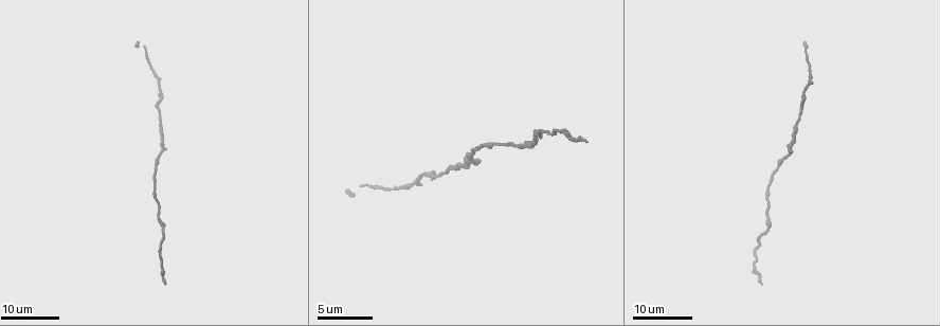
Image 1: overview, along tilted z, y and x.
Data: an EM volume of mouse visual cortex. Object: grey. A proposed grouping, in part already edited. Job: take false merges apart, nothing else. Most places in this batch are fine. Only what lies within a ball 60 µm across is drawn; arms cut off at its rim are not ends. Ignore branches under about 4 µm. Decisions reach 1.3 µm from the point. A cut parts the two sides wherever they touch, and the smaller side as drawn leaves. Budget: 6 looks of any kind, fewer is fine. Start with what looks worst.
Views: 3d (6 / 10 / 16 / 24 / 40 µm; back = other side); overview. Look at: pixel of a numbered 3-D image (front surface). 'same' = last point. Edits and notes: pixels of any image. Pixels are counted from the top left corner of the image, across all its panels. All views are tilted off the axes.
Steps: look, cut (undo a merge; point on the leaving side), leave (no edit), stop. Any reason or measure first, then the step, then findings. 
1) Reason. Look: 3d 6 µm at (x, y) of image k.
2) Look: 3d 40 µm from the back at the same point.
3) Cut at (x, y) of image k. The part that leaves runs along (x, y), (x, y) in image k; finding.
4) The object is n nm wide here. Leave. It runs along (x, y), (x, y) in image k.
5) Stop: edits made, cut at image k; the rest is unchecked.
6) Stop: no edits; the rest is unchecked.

Thick turns thin. Look: 3d 16 µm at (155, 201) of image 1.

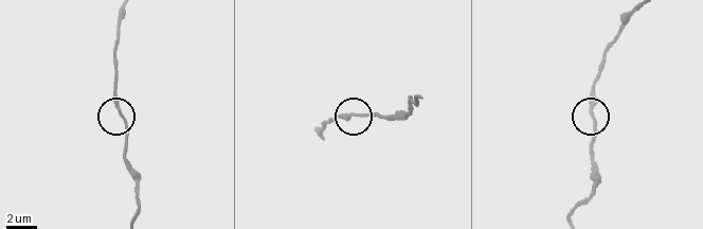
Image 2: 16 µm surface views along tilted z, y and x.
Look: 3d 10 µm at (120, 113) of image 2.

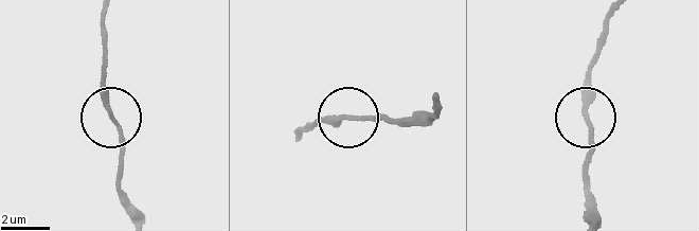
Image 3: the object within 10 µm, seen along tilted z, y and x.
Look: 3d 6 µm at (351, 116) of image 3.

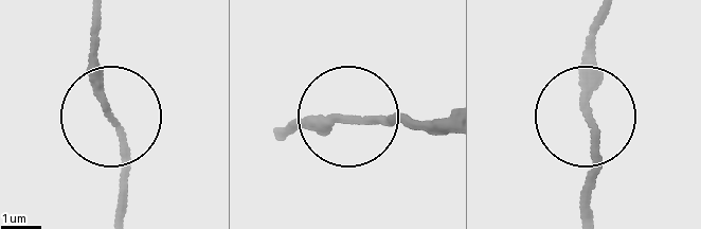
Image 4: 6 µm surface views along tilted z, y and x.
Leave. It runs along (93, 15), (92, 75), (120, 137), (120, 217) in image 4; all the same neuron.

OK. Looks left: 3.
Sudden change in width. Look: 3d 24 µm at (766, 228) of image 1.

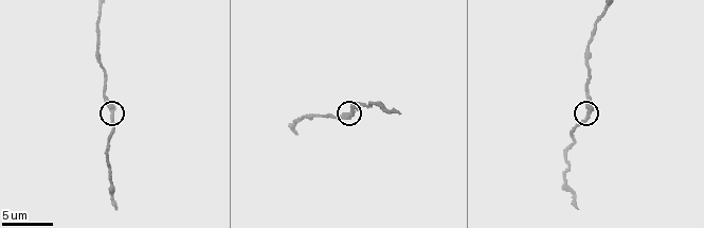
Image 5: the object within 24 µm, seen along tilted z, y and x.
Look: 3d 6 µm at (112, 117) of image 5.

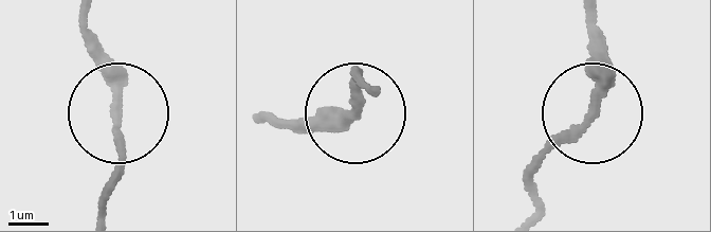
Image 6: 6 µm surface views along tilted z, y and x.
Leave. It runs along (255, 119), (301, 126), (351, 109), (362, 73) in image 6; all the same neuron.

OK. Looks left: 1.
Stop: no edits; the rest is unchecked.

